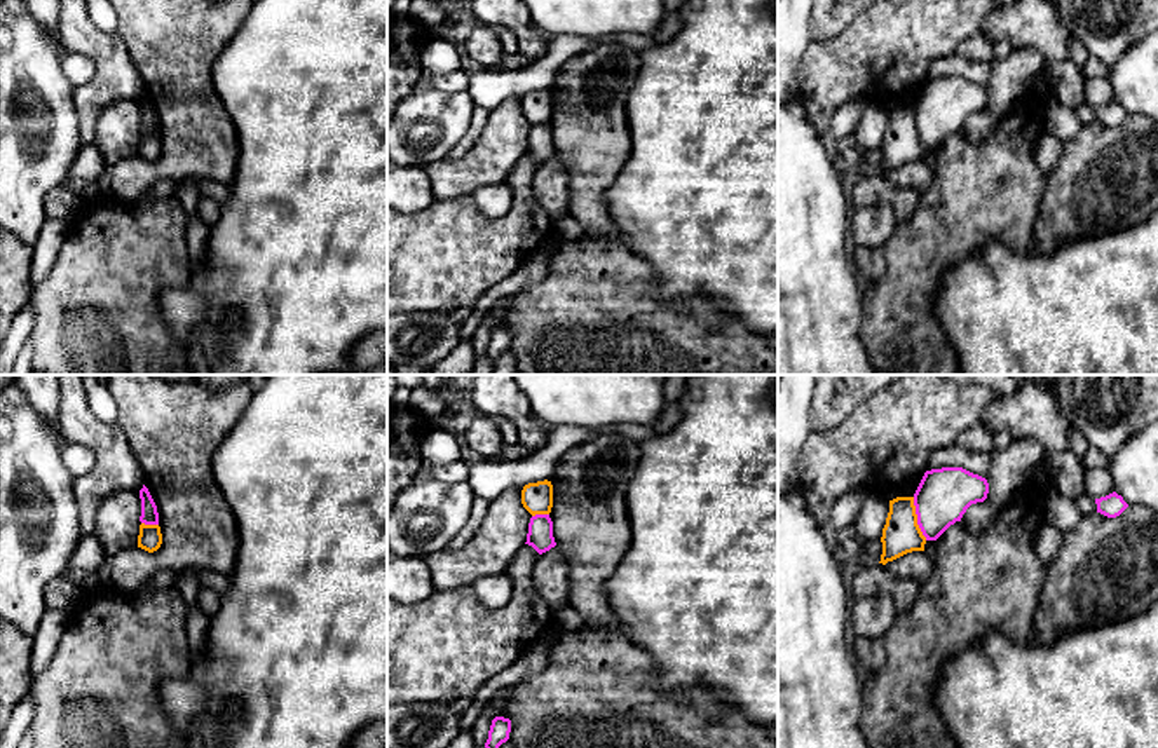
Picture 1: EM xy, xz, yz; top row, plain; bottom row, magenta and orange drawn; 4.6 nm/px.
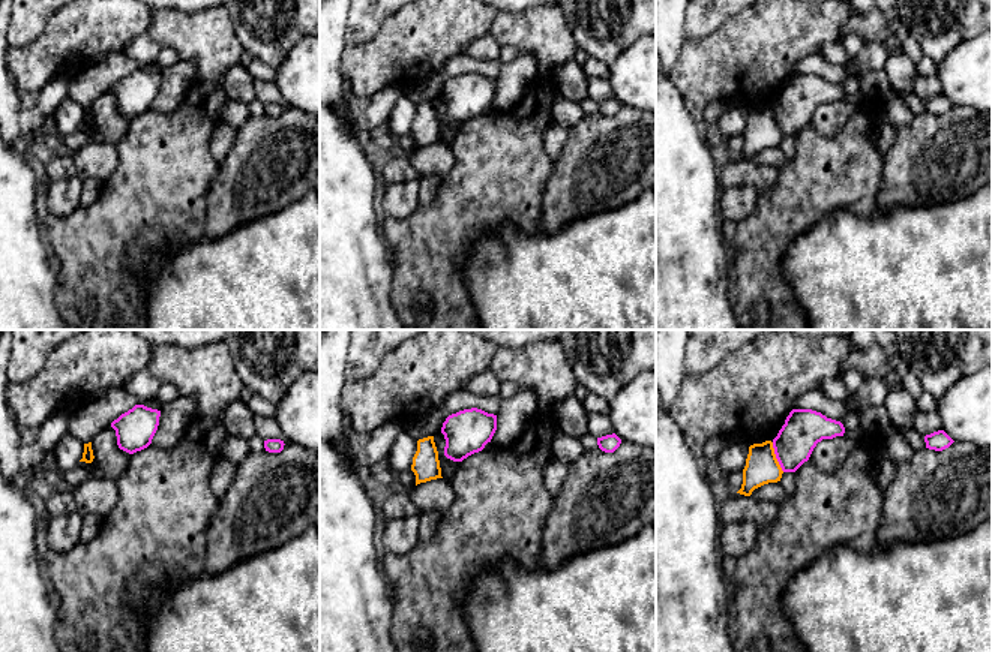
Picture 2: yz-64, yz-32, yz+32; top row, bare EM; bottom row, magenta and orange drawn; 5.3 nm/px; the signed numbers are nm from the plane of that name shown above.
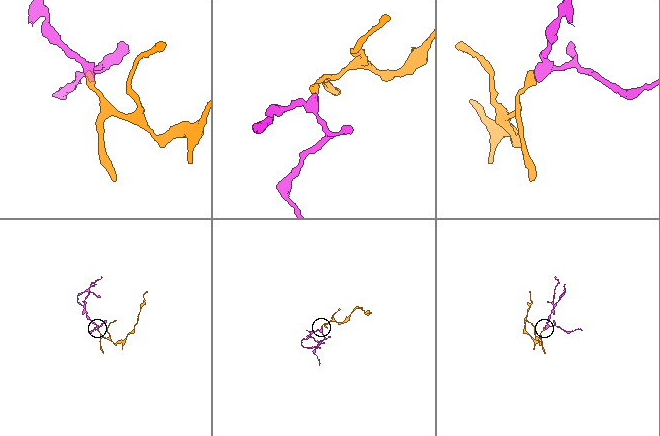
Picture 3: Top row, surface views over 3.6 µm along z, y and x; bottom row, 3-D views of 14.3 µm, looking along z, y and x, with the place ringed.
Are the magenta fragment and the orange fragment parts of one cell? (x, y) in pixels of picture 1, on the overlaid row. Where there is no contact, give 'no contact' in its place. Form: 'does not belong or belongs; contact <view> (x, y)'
does not belong; contact yz (918, 518)

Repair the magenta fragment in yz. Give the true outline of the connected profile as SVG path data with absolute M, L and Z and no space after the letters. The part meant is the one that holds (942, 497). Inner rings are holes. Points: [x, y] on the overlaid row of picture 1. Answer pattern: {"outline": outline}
{"outline": "M963 467L926 471L914 493L917 525L926 541L937 541L961 521L971 504L984 502L987 493L987 479Z"}

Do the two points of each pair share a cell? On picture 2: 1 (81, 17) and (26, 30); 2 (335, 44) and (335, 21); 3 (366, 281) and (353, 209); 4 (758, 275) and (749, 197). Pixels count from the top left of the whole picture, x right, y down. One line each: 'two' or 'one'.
1: two
2: one
3: one
4: two

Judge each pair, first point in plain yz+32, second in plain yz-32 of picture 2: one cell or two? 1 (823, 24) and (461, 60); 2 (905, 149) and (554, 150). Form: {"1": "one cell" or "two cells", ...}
{"1": "two cells", "2": "two cells"}

